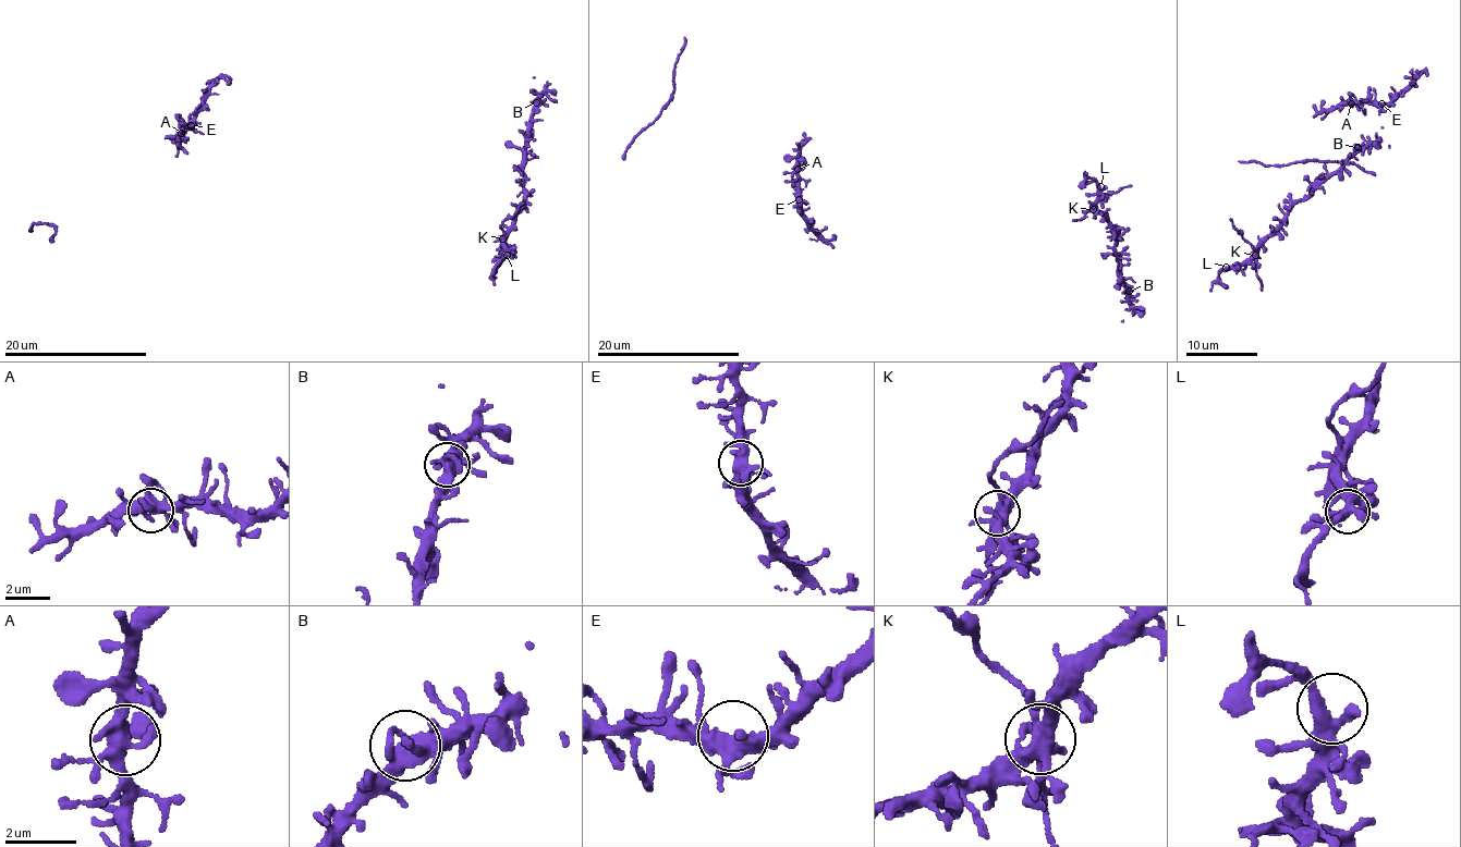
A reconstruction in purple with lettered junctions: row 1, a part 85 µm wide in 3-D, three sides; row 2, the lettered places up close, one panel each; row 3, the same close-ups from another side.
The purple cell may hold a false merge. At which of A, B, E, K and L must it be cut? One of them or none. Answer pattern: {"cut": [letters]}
{"cut": ["K"]}

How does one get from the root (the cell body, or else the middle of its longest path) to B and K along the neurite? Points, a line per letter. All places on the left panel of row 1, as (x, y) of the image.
B: (503, 256), (507, 250), (503, 244), (507, 229), (513, 223), (523, 198), (525, 179), (521, 172), (536, 102)
K: (503, 256), (507, 249), (502, 238)

